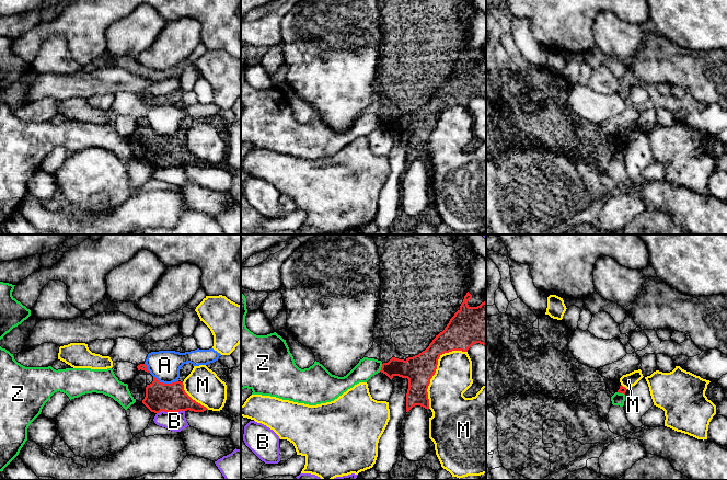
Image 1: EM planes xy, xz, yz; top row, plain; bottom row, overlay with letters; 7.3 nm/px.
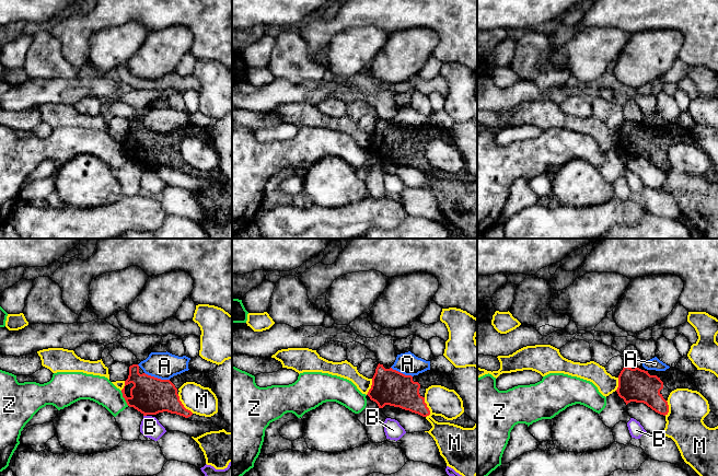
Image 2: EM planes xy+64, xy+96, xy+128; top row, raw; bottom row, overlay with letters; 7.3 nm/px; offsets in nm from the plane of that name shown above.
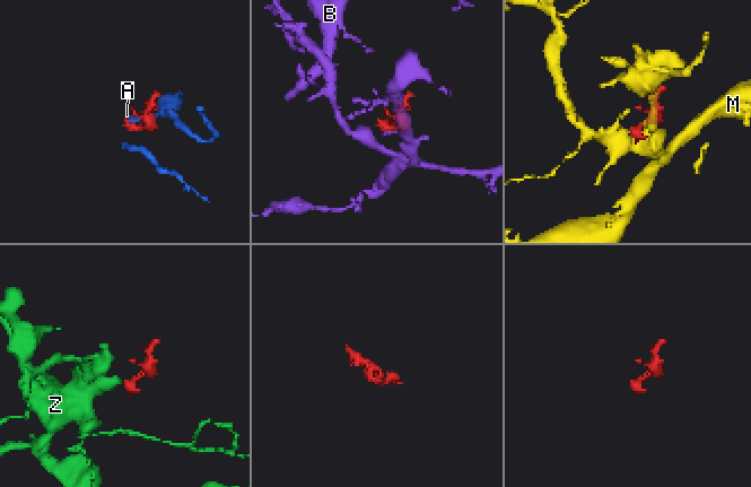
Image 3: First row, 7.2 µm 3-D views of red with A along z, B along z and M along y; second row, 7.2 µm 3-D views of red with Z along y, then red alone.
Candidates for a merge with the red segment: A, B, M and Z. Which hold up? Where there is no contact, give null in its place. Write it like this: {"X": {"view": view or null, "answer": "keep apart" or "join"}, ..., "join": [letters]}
{"A": {"view": "xy", "answer": "keep apart"}, "B": {"view": "xy", "answer": "keep apart"}, "M": {"view": "xz", "answer": "keep apart"}, "Z": {"view": "xz", "answer": "keep apart"}, "join": []}

